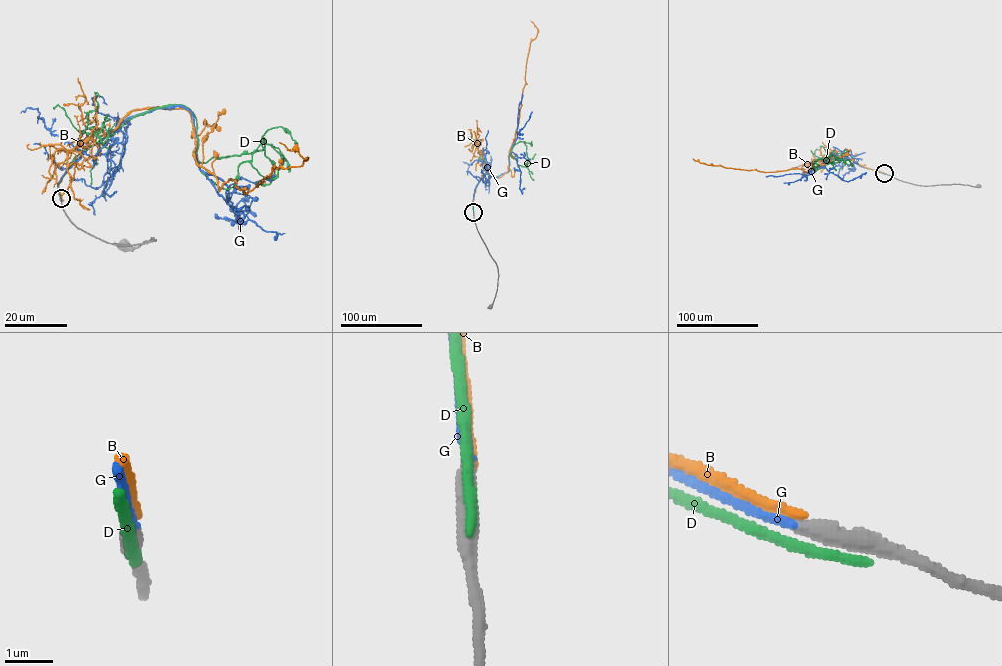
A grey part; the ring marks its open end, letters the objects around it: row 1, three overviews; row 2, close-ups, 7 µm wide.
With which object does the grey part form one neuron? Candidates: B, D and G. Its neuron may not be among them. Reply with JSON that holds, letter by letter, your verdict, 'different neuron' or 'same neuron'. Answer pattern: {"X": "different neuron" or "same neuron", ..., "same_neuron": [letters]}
{"B": "different neuron", "D": "different neuron", "G": "same neuron", "same_neuron": ["G"]}

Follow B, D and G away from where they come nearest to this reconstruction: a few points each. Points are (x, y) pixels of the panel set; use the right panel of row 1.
B: (884, 173), (844, 156), (850, 150), (809, 171), (798, 168), (772, 172), (735, 169), (708, 165), (692, 159)
D: (885, 174), (849, 159), (846, 149), (815, 171), (813, 163), (822, 158), (836, 169)
G: (884, 173), (861, 166), (846, 157), (848, 150), (845, 149), (835, 159), (810, 174), (766, 176)

